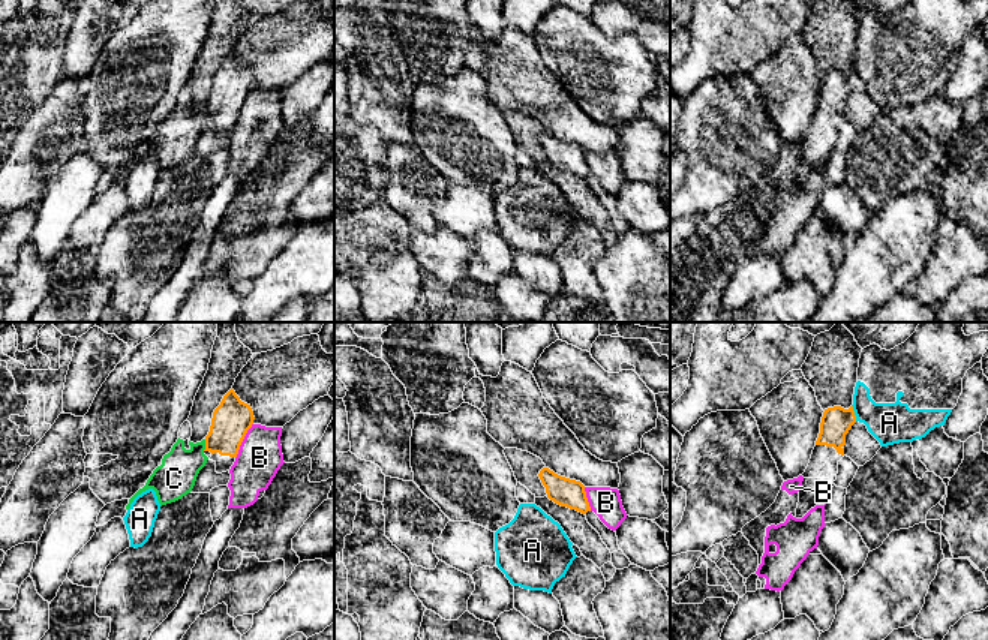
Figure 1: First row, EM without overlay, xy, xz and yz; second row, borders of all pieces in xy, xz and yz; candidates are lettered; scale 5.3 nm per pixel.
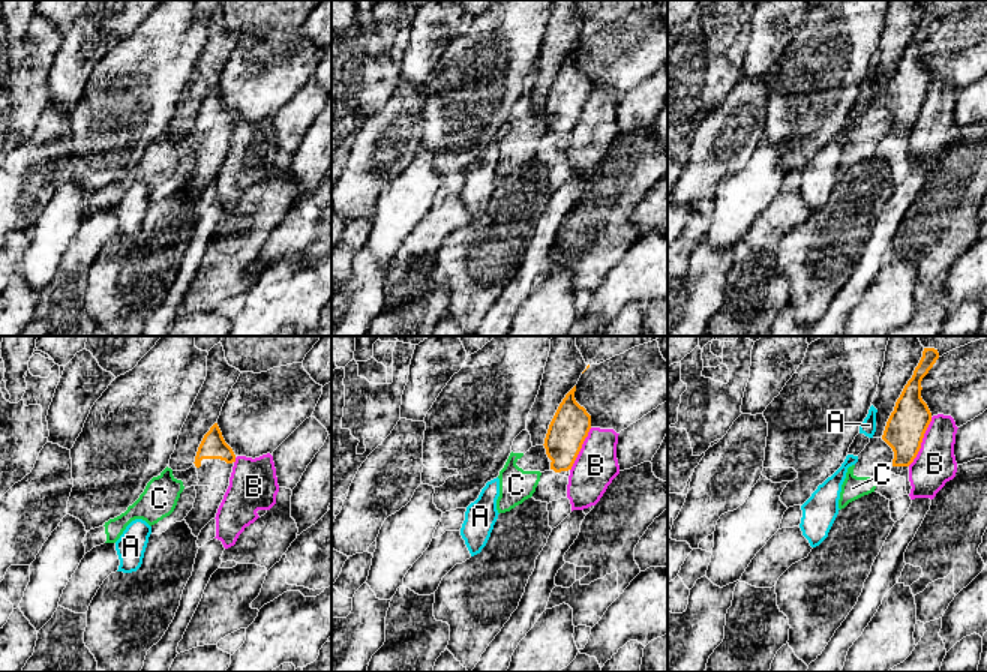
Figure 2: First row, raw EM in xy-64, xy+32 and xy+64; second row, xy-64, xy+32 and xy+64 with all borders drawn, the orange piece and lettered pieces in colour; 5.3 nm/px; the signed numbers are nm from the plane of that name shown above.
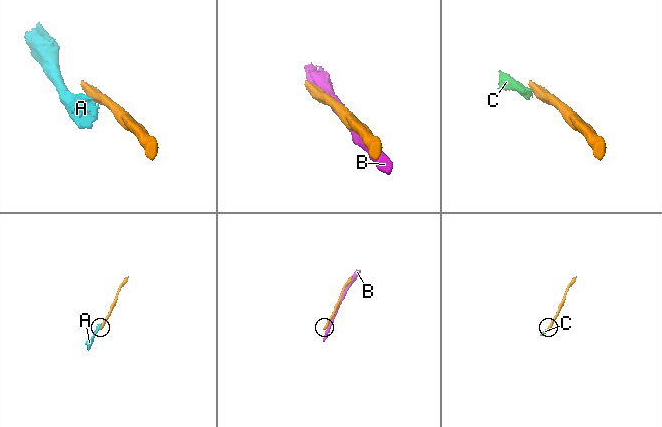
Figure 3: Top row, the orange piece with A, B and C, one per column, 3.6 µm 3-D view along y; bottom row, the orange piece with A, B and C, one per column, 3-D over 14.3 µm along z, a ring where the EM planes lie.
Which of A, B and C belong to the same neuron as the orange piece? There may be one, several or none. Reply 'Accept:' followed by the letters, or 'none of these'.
Accept: none of these

